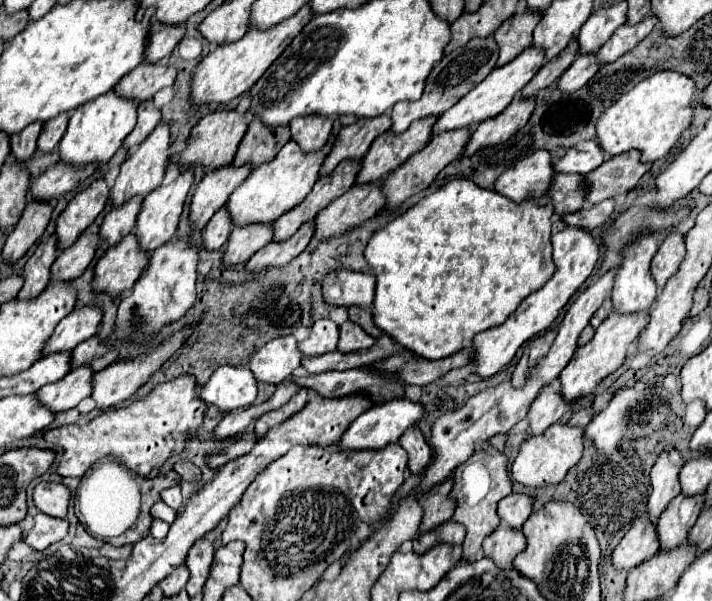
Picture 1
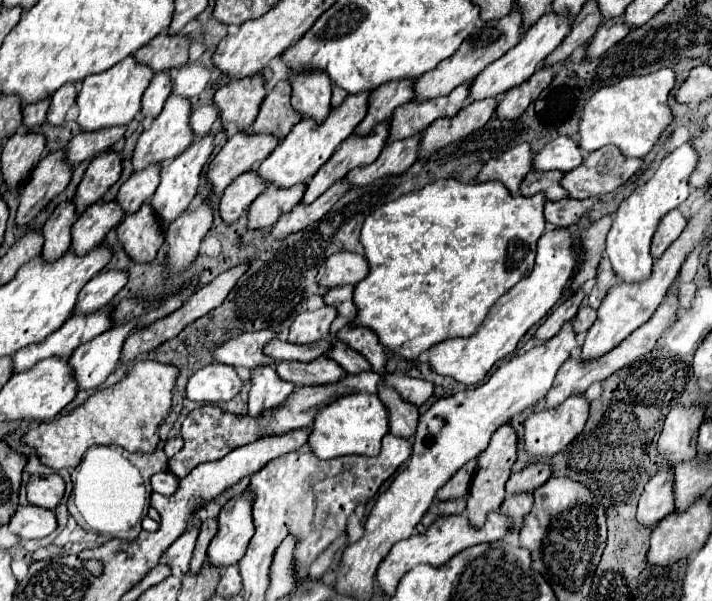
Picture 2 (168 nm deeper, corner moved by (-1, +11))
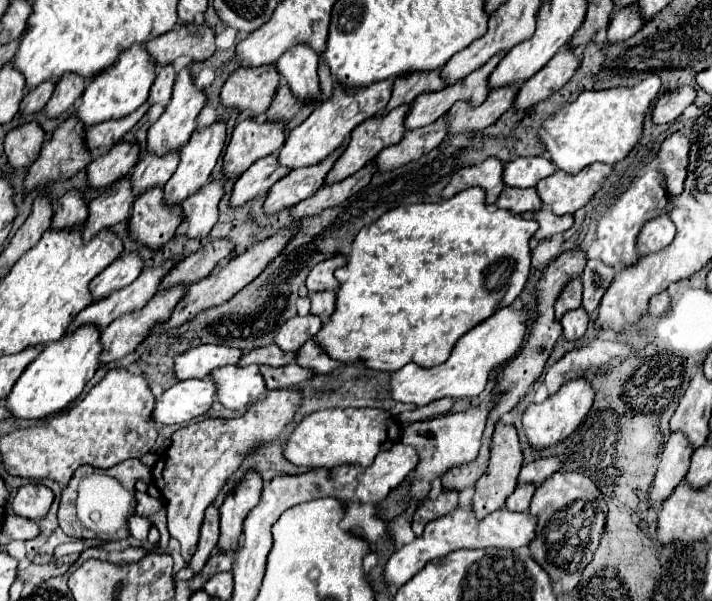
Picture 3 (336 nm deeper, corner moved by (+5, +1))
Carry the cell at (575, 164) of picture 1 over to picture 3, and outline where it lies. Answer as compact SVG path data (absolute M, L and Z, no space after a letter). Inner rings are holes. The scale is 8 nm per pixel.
M529 156L529 158L515 158L513 162L505 164L503 182L515 188L531 188L537 186L539 180L555 174L555 164L545 156Z

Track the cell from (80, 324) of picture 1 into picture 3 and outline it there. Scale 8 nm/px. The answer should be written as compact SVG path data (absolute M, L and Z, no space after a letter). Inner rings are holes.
M137 254L119 256L99 276L95 276L95 280L89 284L93 300L107 298L109 294L129 286L141 274L141 268L143 268L143 262Z

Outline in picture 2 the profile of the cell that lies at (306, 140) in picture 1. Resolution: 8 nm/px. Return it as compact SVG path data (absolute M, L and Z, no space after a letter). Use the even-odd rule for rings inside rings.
M293 72L289 82L293 86L293 110L321 124L331 108L329 76L325 76L325 72Z

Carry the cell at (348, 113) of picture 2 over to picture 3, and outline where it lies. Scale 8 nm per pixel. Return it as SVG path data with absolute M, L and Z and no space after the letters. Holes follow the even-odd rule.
M379 82L379 86L371 86L371 90L363 90L363 94L339 94L339 90L333 90L333 96L325 100L323 106L317 106L303 124L287 134L287 140L279 152L279 166L295 170L323 162L329 154L345 144L353 128L357 128L363 120L379 114L389 96L391 82Z

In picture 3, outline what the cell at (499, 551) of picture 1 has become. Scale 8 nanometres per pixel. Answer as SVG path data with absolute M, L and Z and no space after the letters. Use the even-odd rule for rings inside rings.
M533 484L517 486L515 492L507 498L505 508L507 508L507 510L513 510L513 512L525 512L525 510L529 508L529 502L531 502L533 492L535 492L535 486L533 486Z

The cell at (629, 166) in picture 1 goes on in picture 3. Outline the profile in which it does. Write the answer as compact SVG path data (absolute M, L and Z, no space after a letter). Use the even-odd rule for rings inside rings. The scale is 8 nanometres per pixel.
M595 162L577 174L565 174L557 170L551 178L539 182L537 192L543 204L551 206L555 214L573 214L593 200L593 196L603 188L613 166Z

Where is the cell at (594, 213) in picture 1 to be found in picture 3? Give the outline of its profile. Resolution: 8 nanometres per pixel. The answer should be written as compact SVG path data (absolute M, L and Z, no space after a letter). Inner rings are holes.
M543 206L541 210L535 210L535 212L529 212L529 214L523 214L525 218L533 218L539 222L539 230L535 232L535 238L537 240L545 240L545 238L551 238L559 232L565 232L573 226L573 214L567 214L567 216L557 216L553 214L553 210L549 206Z

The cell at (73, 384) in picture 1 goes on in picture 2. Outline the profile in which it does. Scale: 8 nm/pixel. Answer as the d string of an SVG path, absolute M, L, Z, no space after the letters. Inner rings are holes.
M135 320L129 324L119 324L105 330L101 336L81 344L69 358L71 368L75 370L75 378L79 382L79 390L97 388L107 380L107 376L115 370L125 338L135 328Z

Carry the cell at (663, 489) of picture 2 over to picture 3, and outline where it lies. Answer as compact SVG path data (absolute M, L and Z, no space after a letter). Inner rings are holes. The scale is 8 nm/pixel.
M671 434L669 442L663 450L657 474L649 488L649 496L647 496L649 506L661 508L661 504L671 496L671 492L679 486L679 482L683 480L683 476L687 472L691 454L693 454L693 450L691 450L687 438L683 438L683 434Z

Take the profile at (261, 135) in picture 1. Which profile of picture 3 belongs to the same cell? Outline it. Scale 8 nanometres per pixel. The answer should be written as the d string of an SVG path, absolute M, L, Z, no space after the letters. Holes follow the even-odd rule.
M281 84L277 88L277 94L275 94L271 106L265 112L265 120L267 122L283 122L285 130L293 130L313 110L315 110L315 106L307 106L307 102L295 102L295 98L291 98L291 90L287 90L287 86Z

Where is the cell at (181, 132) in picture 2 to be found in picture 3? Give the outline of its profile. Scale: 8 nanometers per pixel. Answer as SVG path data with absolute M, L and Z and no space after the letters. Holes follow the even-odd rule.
M183 68L177 74L175 86L173 86L173 96L165 108L165 112L161 114L161 118L149 128L147 132L147 148L149 152L157 154L157 156L165 156L169 152L177 152L181 150L181 146L185 146L191 138L191 134L195 132L195 118L201 112L201 108L205 106L205 94L193 86L193 80L189 76L189 68Z

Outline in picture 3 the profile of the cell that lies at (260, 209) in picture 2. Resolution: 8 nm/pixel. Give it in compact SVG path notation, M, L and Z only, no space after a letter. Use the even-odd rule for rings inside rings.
M341 150L331 154L331 158L327 158L327 162L323 162L323 166L309 166L307 170L291 170L291 174L287 174L279 182L275 182L263 202L265 214L277 216L281 210L291 208L291 206L299 204L301 200L313 196L321 188L325 174L331 170L331 166L339 158L339 154L341 154Z

